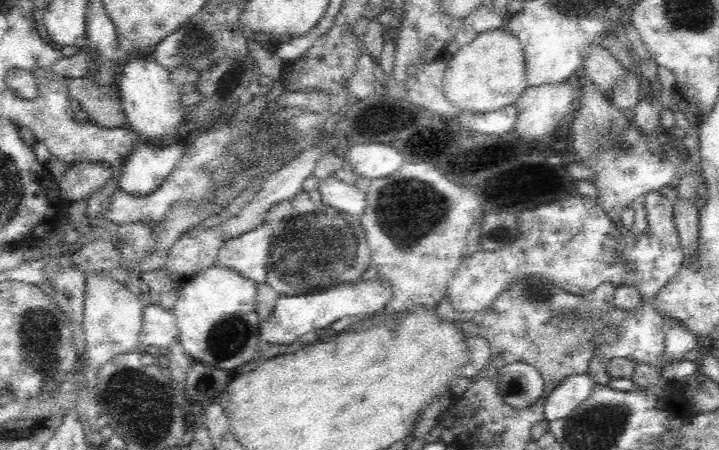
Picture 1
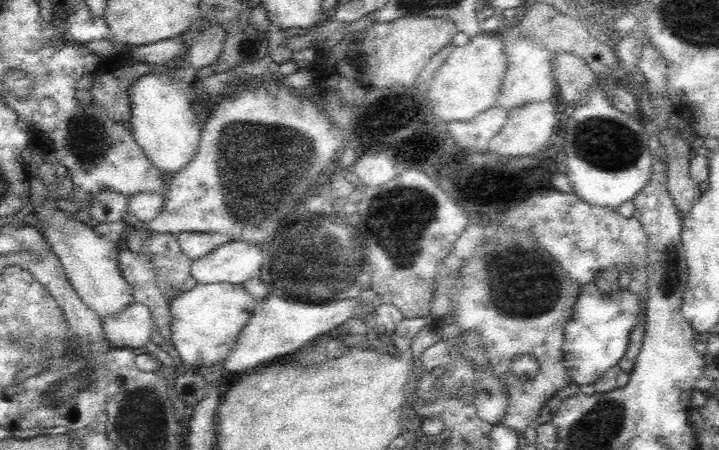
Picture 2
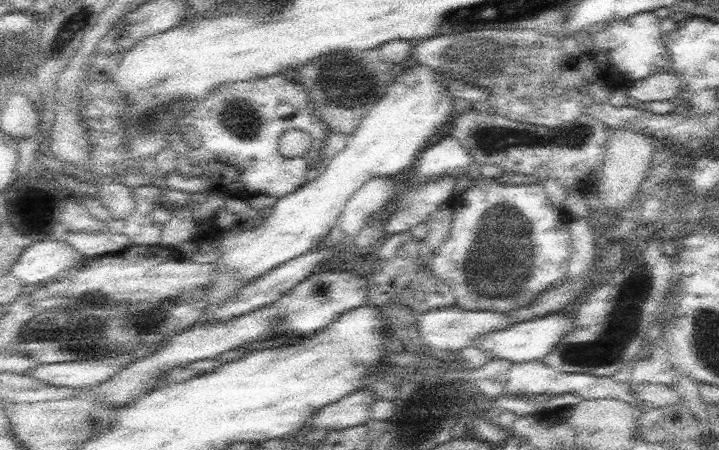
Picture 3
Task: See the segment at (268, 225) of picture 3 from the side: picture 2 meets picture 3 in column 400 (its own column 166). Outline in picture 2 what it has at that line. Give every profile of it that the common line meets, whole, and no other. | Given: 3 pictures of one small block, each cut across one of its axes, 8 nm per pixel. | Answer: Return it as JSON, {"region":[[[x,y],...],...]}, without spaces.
{"region":[[[181,63],[174,80],[166,73],[152,73],[140,77],[132,90],[130,130],[138,146],[156,168],[167,177],[182,170],[195,156],[198,150],[202,129],[192,109],[187,90],[196,79],[198,68]]]}

